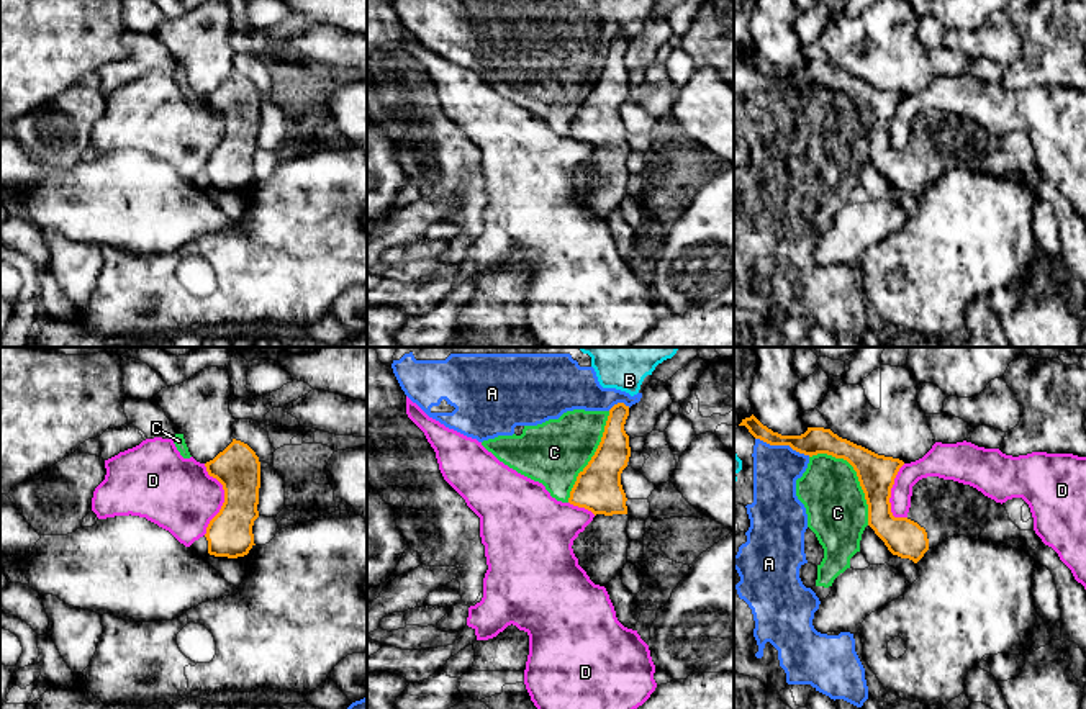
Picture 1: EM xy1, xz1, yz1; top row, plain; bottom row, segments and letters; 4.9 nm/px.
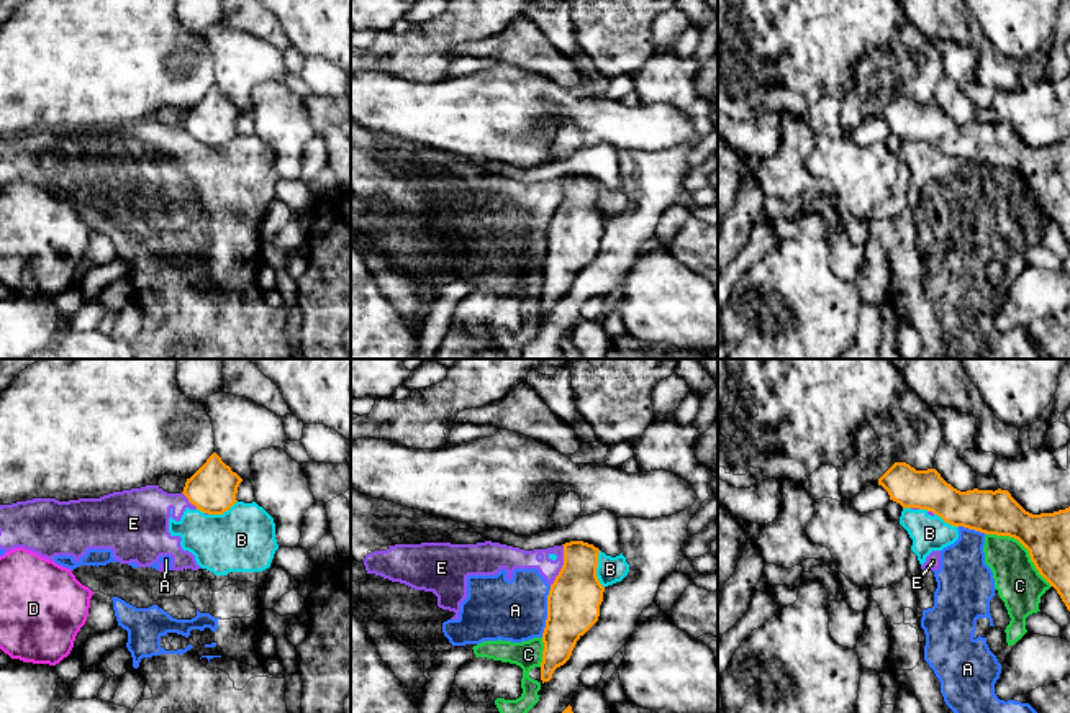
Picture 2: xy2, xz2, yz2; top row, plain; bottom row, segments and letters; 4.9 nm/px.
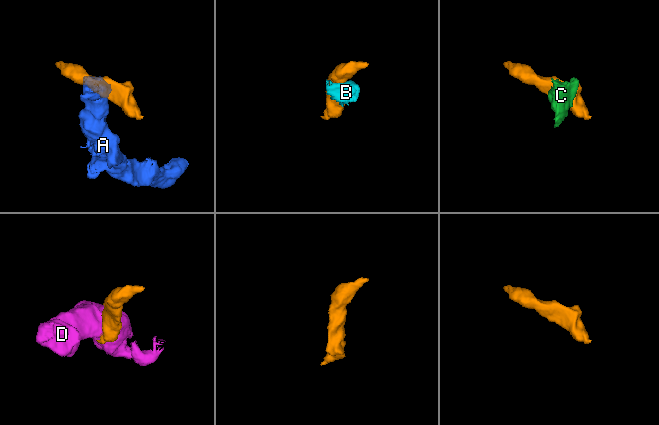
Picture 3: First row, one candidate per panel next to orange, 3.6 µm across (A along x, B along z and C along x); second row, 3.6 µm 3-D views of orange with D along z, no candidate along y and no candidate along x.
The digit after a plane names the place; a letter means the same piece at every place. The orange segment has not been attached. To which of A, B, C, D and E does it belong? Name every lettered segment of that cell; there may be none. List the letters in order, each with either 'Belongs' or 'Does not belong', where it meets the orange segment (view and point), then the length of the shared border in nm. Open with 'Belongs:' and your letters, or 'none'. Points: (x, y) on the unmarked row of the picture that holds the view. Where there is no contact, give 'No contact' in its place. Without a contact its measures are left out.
Belongs: none
A: Does not belong. Touches orange at yz1 (783, 77). Shared border 280 nm
B: Does not belong. Touches orange at xz2 (595, 202). Shared border 190 nm
C: Does not belong. Touches orange at yz1 (857, 108). Shared border 460 nm
D: Does not belong. Touches orange at xy1 (225, 131). Shared border 360 nm
E: Does not belong. Touches orange at xz2 (562, 199). Shared border 220 nm

